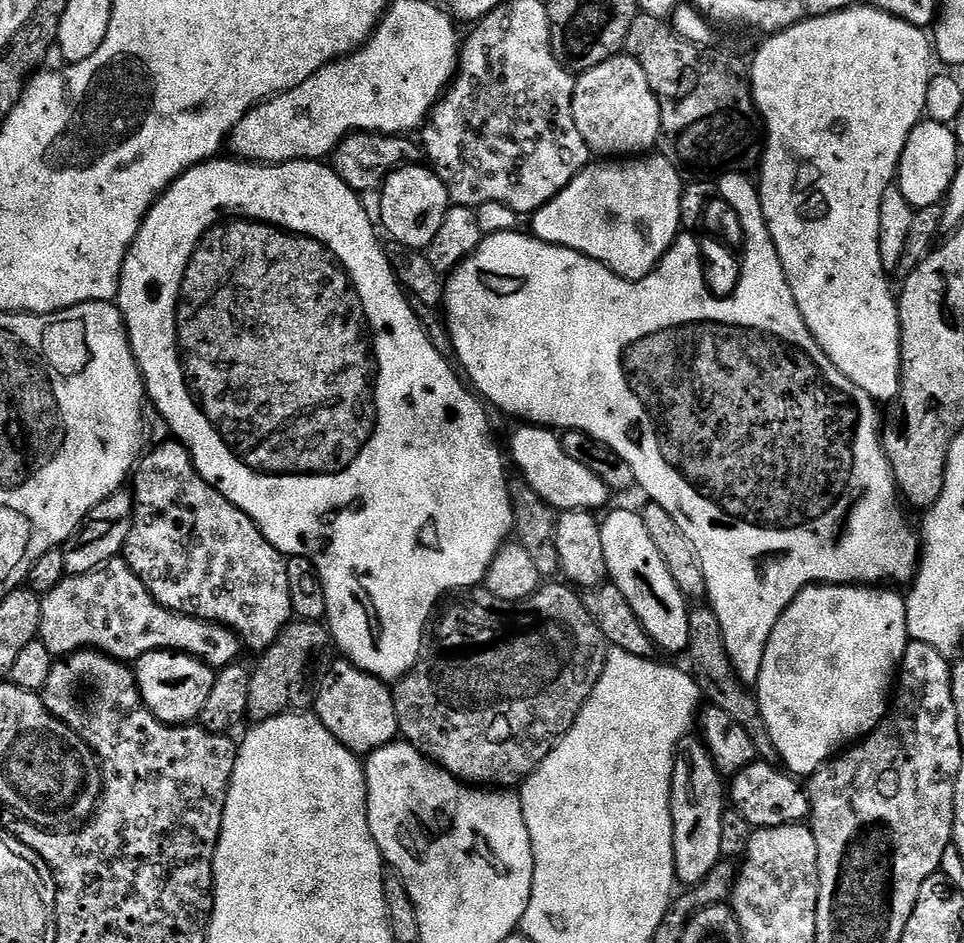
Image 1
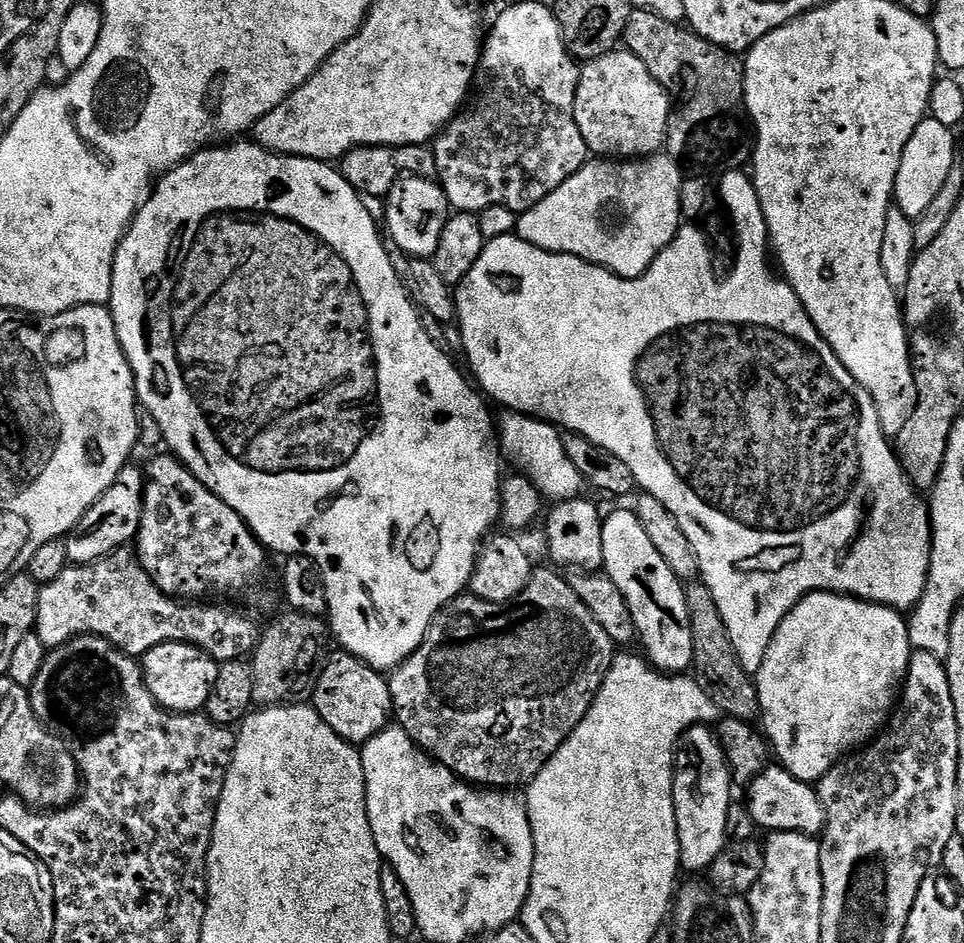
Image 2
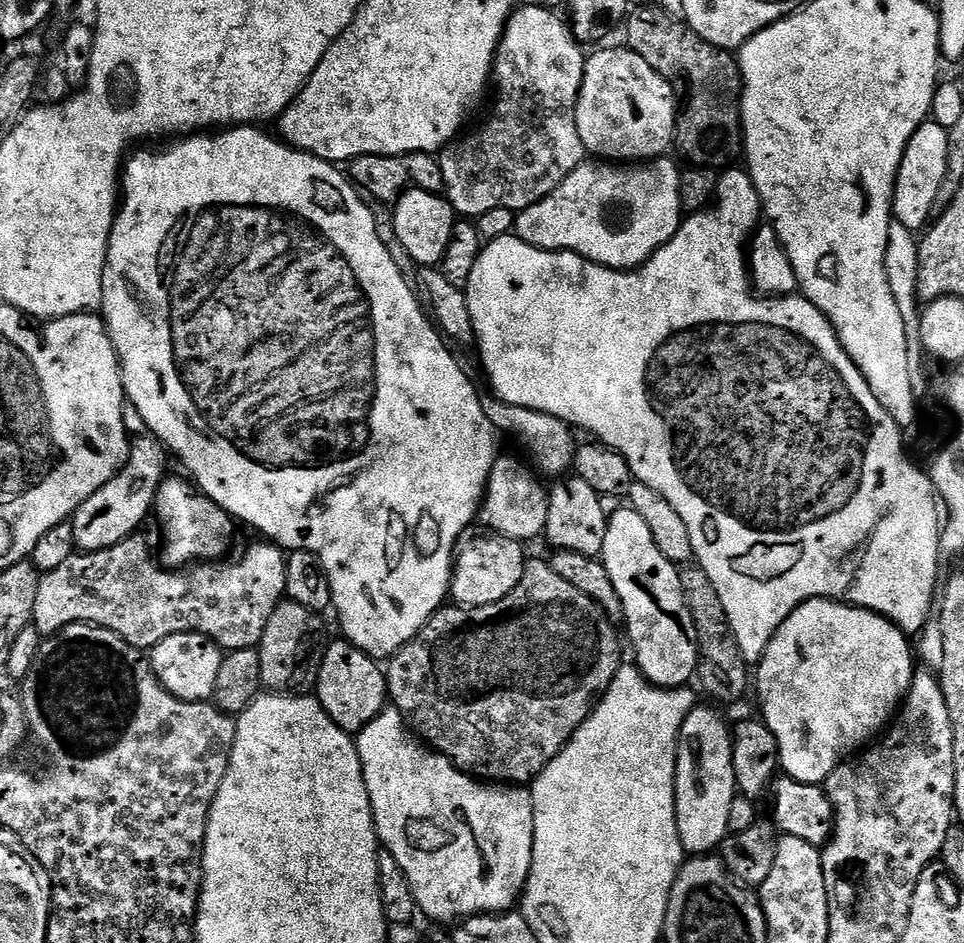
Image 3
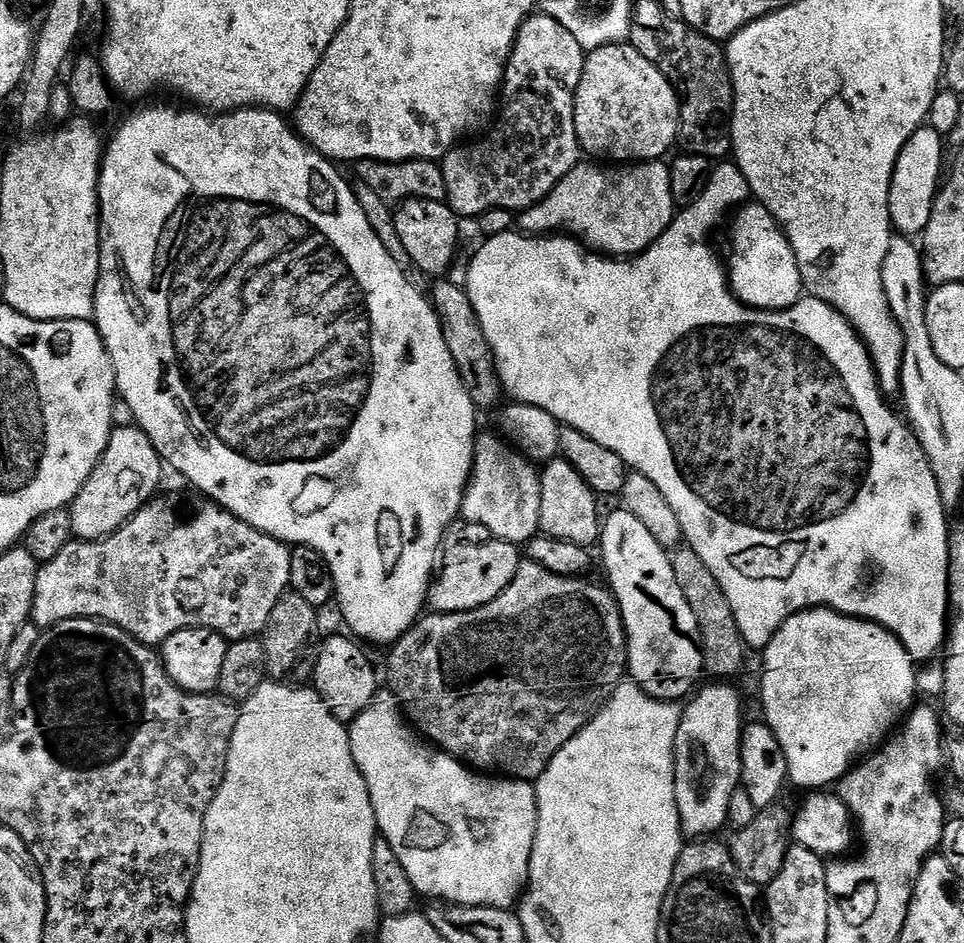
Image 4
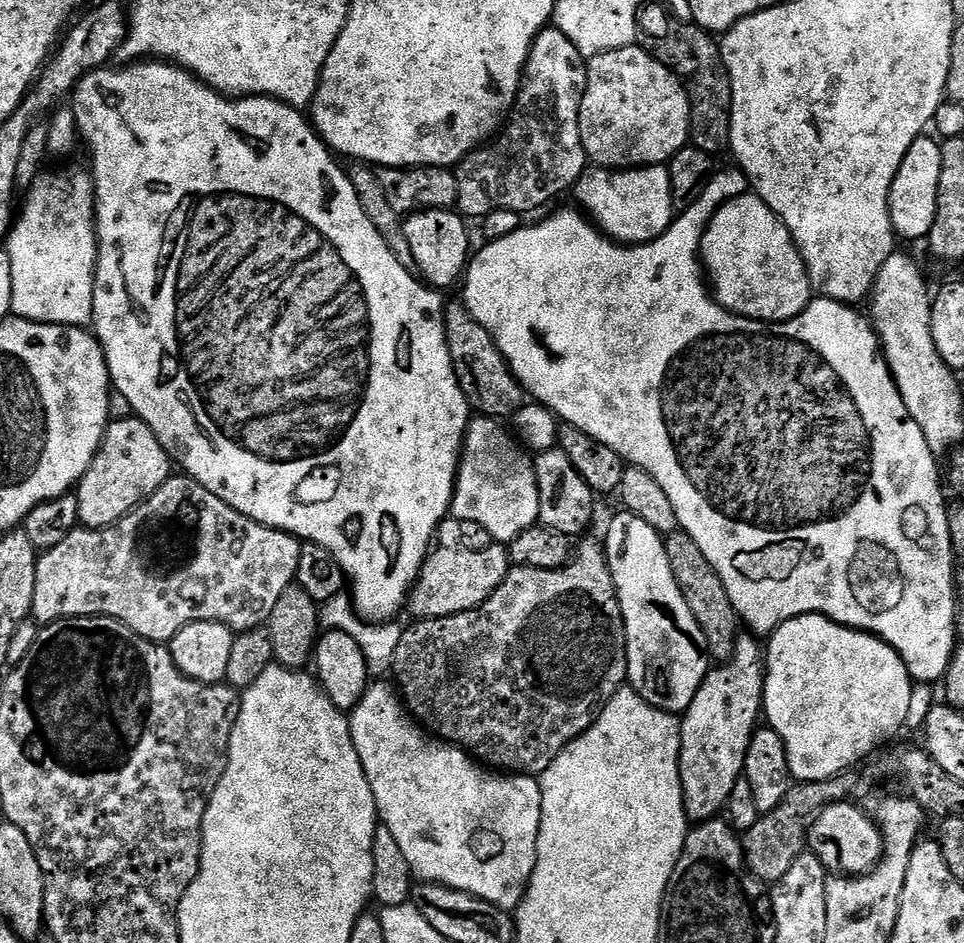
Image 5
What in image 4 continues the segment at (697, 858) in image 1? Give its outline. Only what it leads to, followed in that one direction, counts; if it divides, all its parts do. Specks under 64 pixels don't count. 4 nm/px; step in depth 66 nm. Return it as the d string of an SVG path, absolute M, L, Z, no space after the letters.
M731 683L708 685L683 705L676 739L676 805L681 833L688 838L715 837L719 833L716 831L727 825L730 794L741 787L740 736L746 717L740 711L744 704L739 690L731 688Z

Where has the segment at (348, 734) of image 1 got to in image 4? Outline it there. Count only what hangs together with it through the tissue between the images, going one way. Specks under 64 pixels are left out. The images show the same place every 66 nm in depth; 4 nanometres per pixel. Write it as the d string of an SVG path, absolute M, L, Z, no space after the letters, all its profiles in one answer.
M351 635L332 636L323 641L320 645L320 653L316 655L316 668L312 672L311 683L316 689L316 693L326 702L330 714L338 718L345 726L352 723L370 706L370 702L377 694L376 668L372 665L372 660L359 648Z

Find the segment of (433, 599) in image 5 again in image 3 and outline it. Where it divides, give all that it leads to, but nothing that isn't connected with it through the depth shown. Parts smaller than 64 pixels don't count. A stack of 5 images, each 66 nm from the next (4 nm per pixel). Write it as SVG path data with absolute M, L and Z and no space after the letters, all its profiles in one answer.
M487 535L480 536L469 544L461 543L455 553L450 596L459 607L477 608L502 602L502 598L506 598L506 594L510 594L510 590L514 590L514 586L522 582L526 563L525 545L510 537Z

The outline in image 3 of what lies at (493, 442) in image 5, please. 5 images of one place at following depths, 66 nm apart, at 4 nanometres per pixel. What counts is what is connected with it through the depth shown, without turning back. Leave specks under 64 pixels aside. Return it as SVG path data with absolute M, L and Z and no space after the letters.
M510 456L497 457L491 468L487 490L481 505L480 518L497 535L529 542L528 540L543 535L549 506L547 489L541 486L532 474L533 469L527 463L524 464Z

